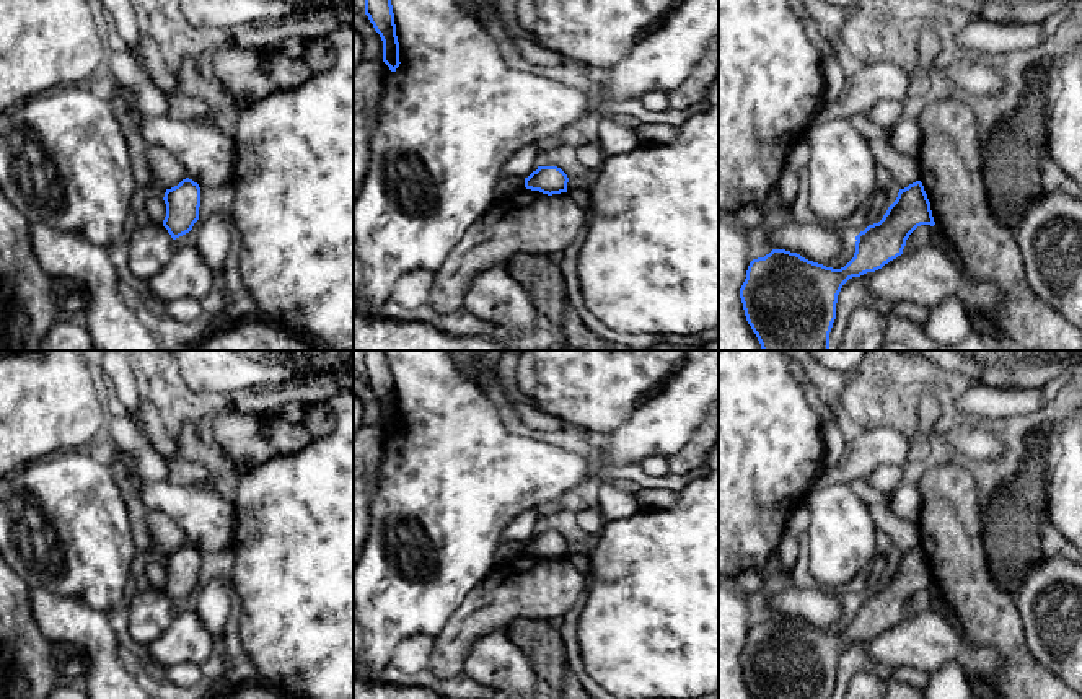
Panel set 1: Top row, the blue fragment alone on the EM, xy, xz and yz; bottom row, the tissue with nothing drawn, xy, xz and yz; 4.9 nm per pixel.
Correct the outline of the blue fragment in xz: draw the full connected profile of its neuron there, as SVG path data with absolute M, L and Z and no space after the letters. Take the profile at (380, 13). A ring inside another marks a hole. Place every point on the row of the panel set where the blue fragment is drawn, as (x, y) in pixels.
M365 0L365 15L383 41L383 62L396 72L401 62L391 0Z

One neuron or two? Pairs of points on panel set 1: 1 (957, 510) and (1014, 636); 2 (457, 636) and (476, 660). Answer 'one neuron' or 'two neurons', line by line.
1: one neuron
2: two neurons

